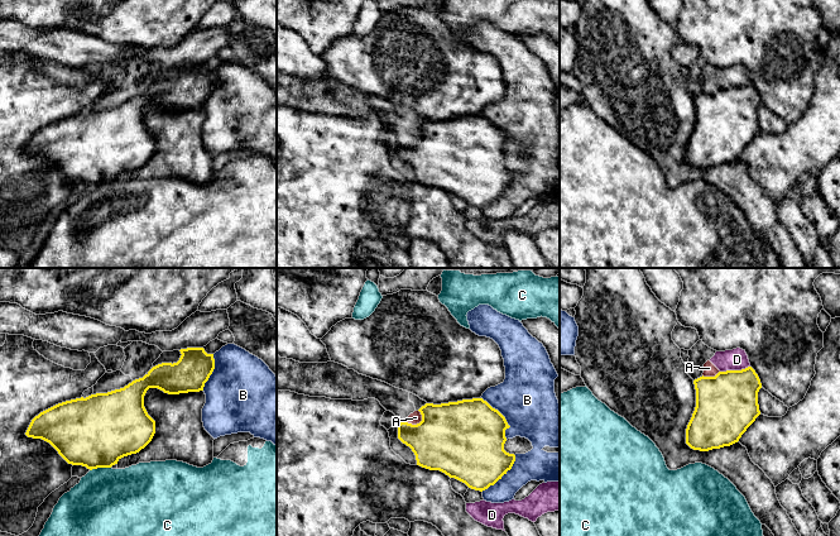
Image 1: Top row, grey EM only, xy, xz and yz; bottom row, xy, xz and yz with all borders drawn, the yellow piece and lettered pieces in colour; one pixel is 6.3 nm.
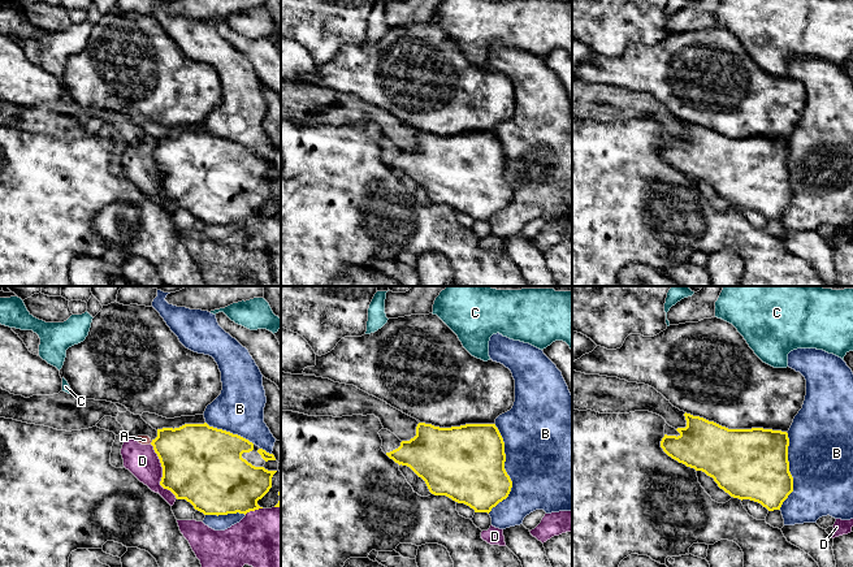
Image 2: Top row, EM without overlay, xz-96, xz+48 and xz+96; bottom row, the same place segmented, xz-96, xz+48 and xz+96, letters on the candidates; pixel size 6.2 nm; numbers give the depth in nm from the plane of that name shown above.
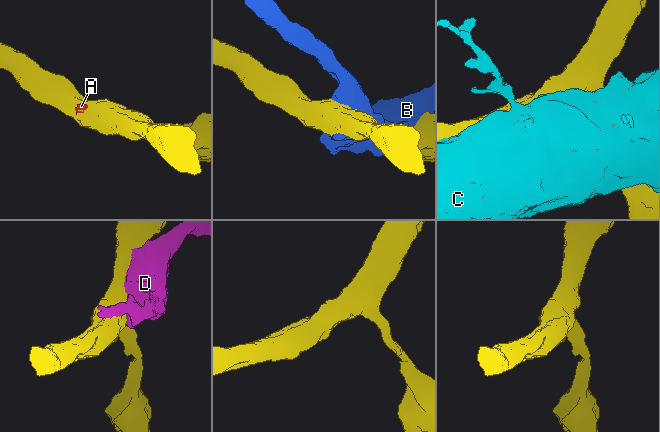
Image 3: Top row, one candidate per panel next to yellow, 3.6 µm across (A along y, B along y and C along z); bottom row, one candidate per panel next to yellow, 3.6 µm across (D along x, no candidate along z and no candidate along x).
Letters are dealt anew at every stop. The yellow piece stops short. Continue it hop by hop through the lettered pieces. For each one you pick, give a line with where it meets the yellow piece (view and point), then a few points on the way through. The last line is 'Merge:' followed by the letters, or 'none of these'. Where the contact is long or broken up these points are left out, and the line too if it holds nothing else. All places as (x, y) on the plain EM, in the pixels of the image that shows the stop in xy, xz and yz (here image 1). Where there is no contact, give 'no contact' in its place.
Merge: none of these

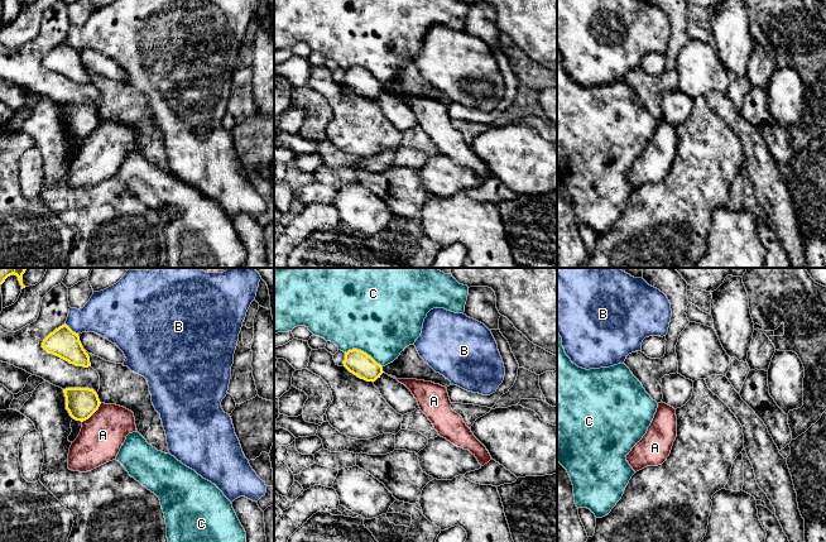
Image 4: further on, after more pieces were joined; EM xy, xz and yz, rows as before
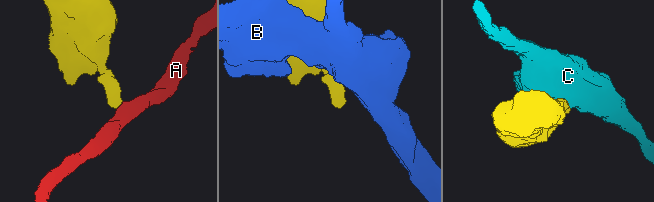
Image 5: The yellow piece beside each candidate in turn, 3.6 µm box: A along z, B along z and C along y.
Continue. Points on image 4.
Merge: none of these

